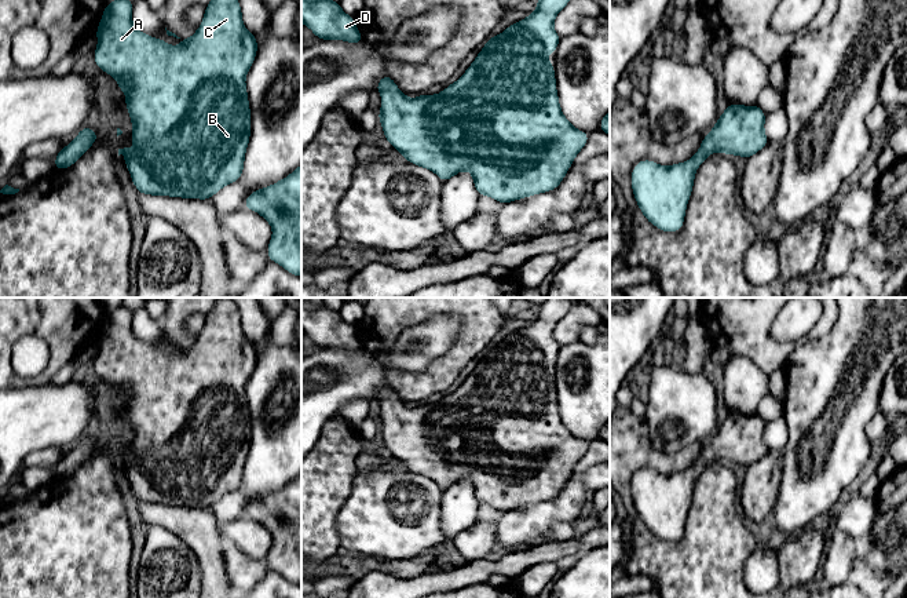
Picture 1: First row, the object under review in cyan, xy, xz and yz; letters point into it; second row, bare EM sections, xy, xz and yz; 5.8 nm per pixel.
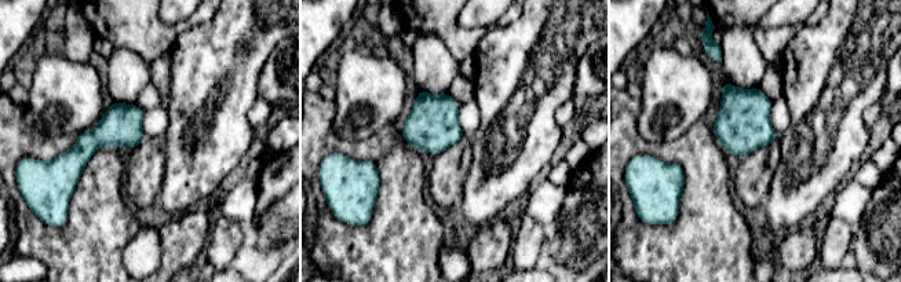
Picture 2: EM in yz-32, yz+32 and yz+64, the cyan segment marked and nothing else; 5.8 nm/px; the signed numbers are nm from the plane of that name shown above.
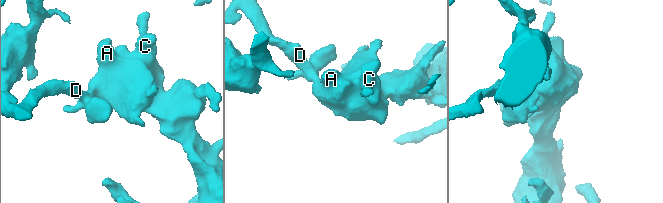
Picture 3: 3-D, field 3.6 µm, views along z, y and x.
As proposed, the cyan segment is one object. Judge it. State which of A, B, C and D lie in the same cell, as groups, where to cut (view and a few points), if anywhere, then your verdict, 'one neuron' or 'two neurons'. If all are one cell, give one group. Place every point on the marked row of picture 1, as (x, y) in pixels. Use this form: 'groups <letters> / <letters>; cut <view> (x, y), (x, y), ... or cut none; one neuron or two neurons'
groups A B C D; cut none; one neuron

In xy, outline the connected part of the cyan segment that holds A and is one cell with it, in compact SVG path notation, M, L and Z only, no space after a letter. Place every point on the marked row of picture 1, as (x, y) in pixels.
M114 0L106 4L95 33L98 37L98 47L94 51L95 63L109 76L117 79L118 88L125 92L125 106L132 121L132 145L135 149L118 149L118 156L122 154L125 157L125 167L128 168L131 179L140 194L209 200L226 185L237 182L244 171L245 153L250 139L250 107L245 77L256 58L259 44L255 34L248 32L242 22L242 10L238 0L211 0L206 4L202 23L198 26L197 32L189 39L180 39L182 44L179 47L167 44L164 37L158 40L139 32L132 23L132 7L134 1L131 0Z

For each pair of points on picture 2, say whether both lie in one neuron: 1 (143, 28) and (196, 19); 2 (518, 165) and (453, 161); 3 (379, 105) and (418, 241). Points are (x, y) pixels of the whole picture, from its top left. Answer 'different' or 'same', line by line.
1: same
2: different
3: different

